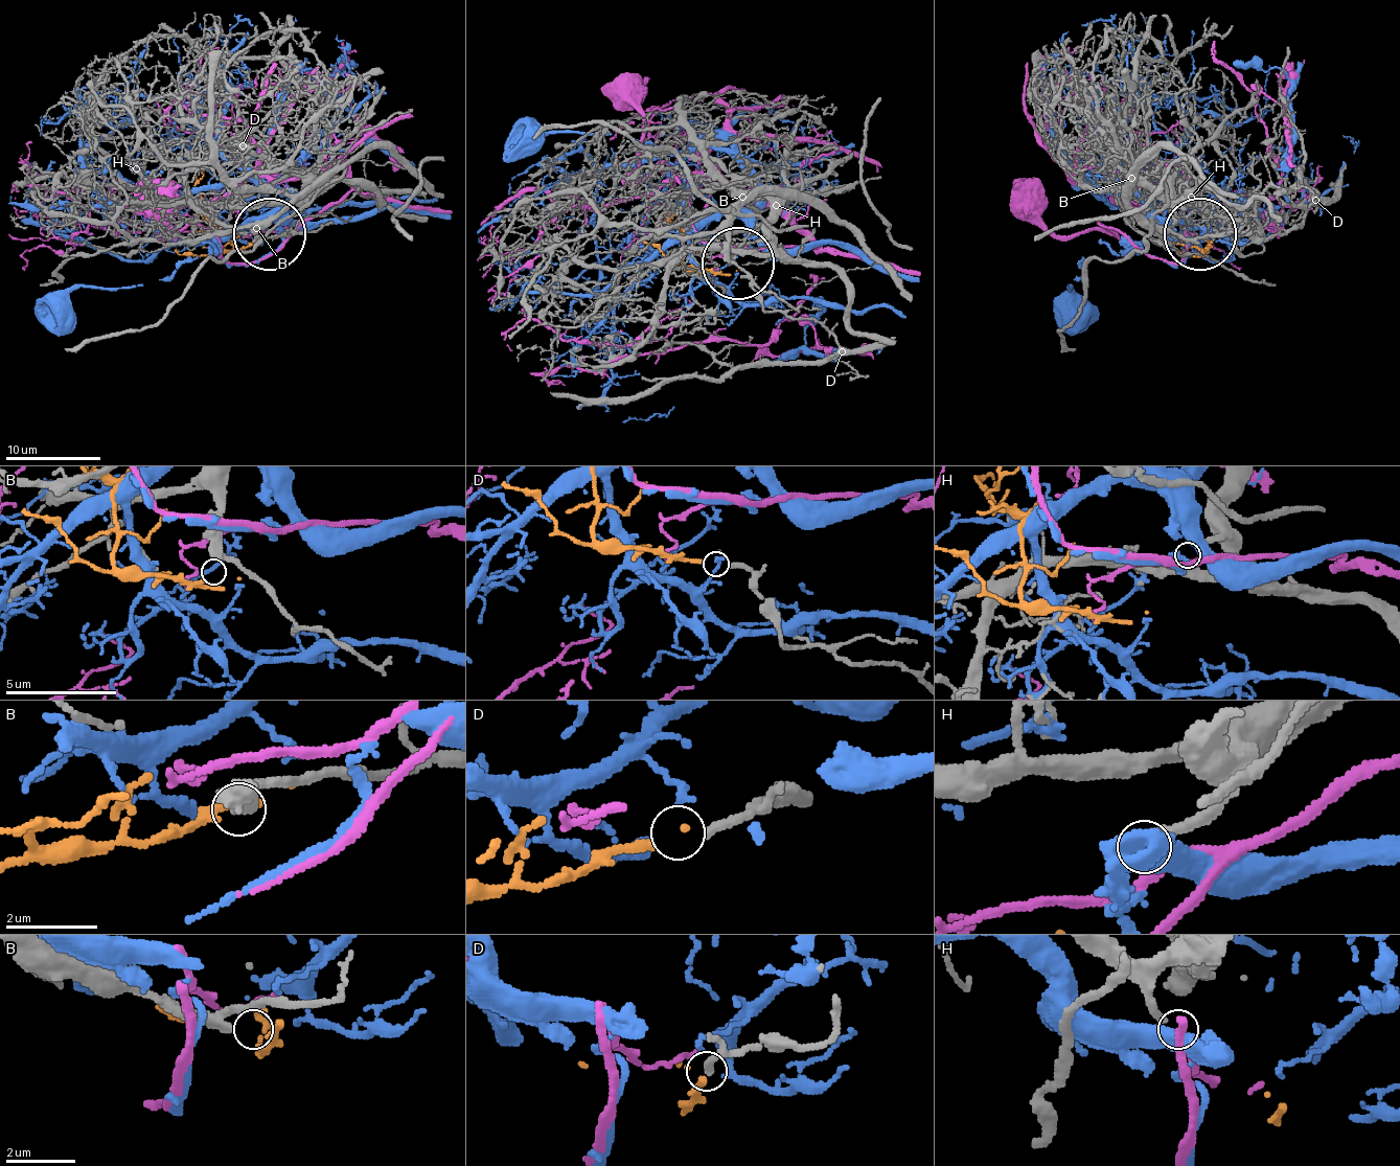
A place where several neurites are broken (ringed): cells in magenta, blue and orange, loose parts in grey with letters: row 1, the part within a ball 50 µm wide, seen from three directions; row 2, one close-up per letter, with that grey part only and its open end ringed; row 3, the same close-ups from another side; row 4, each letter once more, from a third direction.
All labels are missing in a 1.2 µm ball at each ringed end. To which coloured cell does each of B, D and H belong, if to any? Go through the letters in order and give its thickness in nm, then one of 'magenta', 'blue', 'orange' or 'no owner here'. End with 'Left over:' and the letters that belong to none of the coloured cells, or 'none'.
B: 280 nm | no owner here
D: 190 nm | orange
H: 220 nm | no owner here
Left over: B, H

